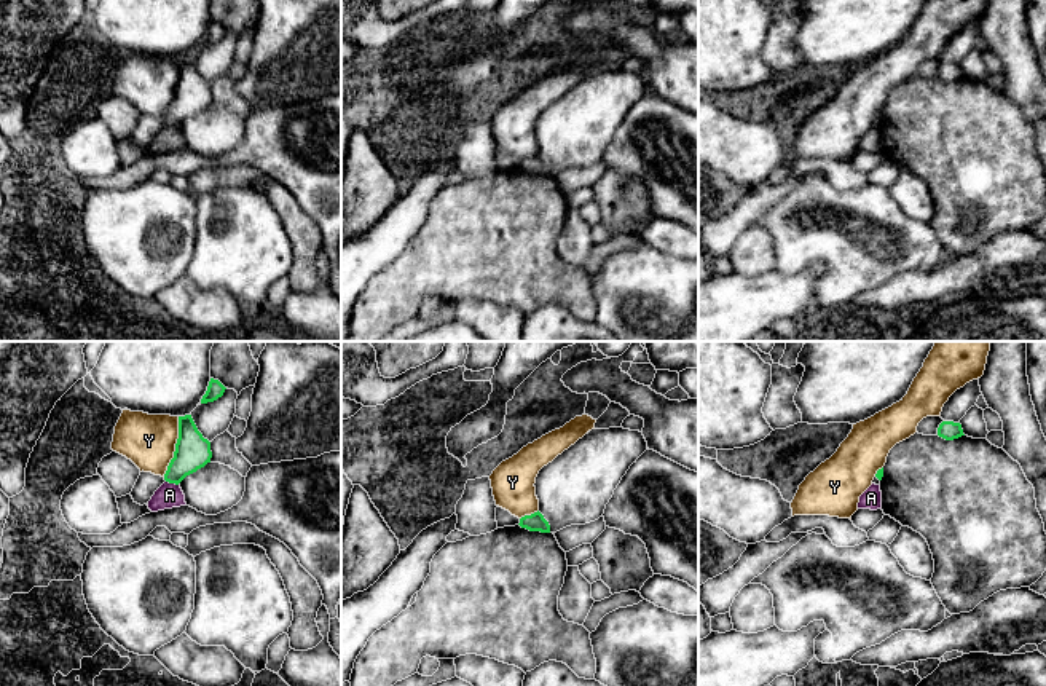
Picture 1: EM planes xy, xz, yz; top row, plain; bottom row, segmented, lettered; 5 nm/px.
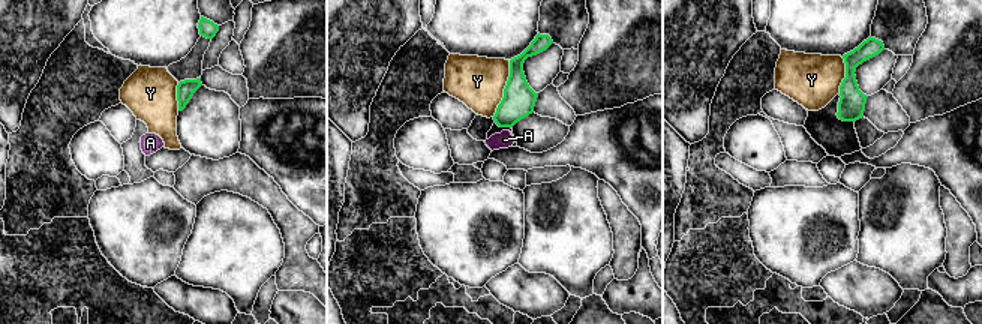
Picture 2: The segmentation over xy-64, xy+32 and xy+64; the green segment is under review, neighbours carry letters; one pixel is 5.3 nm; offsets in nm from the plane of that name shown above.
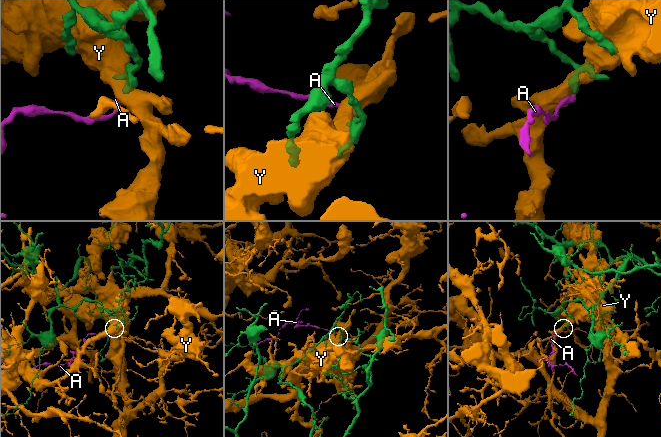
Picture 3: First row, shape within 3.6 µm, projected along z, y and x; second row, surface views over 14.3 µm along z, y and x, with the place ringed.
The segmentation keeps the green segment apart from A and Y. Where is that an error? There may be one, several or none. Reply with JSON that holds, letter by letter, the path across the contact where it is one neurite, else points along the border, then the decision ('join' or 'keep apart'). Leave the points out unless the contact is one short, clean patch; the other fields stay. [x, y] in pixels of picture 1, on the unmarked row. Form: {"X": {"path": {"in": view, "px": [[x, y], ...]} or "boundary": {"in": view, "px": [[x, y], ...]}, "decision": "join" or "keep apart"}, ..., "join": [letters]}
{"A": {"boundary": {"in": "xy", "px": [[166, 123], [177, 128]]}, "decision": "keep apart"}, "Y": {"decision": "keep apart"}, "join": []}

